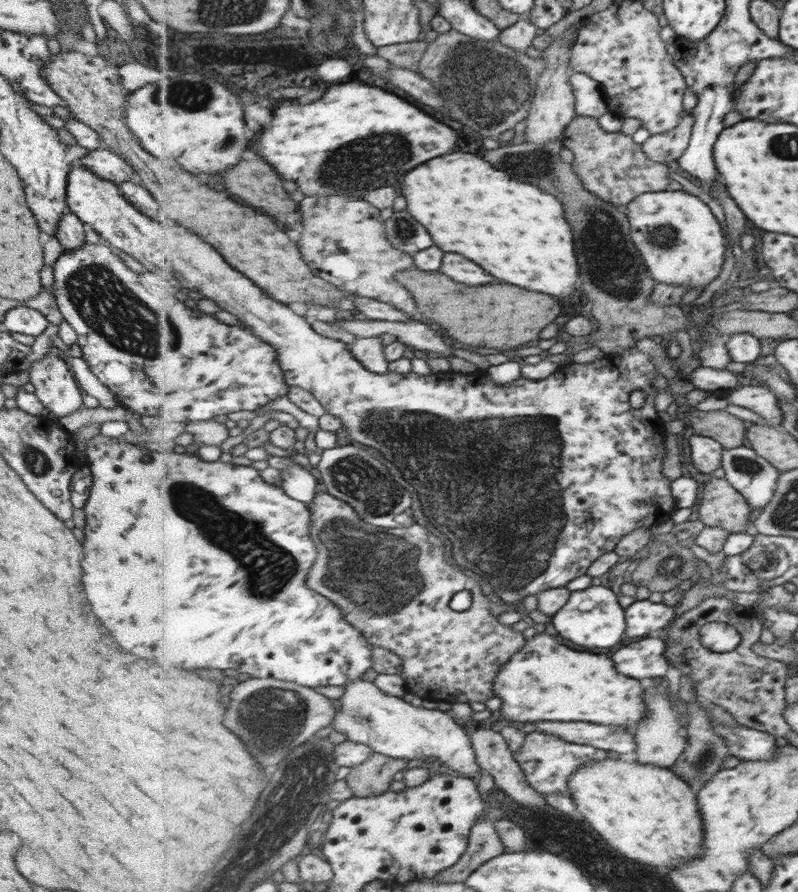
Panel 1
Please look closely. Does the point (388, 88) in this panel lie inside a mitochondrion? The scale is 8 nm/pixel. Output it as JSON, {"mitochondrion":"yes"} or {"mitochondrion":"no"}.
{"mitochondrion":"no"}

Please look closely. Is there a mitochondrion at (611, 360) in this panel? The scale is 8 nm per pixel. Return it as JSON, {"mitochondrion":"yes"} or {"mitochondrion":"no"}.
{"mitochondrion":"no"}

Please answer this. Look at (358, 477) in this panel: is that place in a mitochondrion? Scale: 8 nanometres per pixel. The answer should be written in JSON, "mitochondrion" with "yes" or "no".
{"mitochondrion":"yes"}

